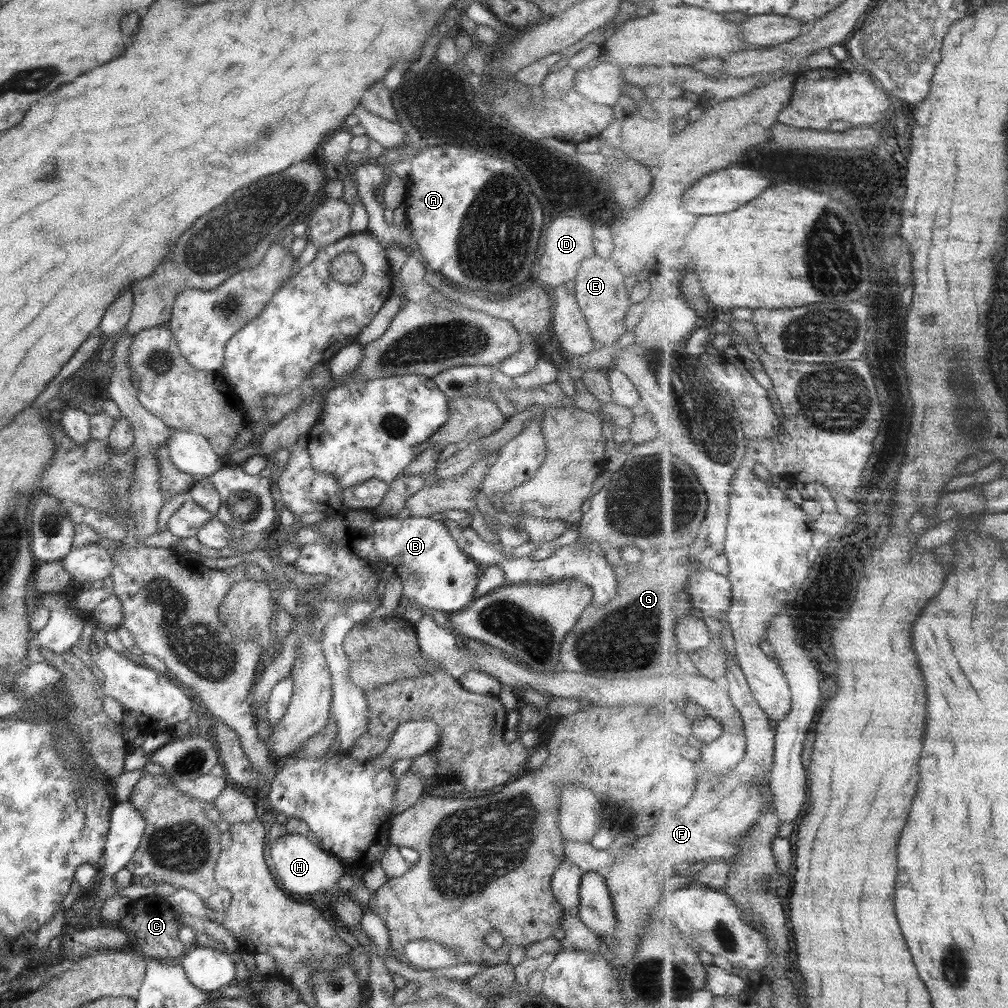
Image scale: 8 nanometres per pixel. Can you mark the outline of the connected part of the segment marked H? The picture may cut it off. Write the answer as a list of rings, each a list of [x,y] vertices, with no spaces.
[[[286,834],[269,845],[269,858],[271,858],[271,870],[275,872],[275,878],[279,886],[289,896],[293,895],[299,900],[308,898],[306,894],[313,892],[328,891],[344,874],[344,868],[340,860],[329,856],[315,844],[311,844],[307,838],[299,834]]]

